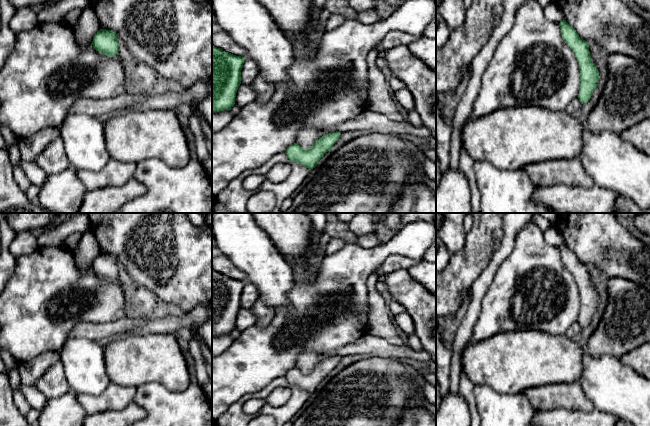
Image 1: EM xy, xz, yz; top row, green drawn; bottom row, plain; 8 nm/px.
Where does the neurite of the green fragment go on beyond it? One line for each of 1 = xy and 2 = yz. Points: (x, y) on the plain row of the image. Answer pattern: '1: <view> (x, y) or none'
1: none
2: none

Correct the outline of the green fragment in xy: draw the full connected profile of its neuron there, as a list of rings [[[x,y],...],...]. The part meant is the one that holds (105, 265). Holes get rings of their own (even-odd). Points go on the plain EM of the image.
[[[100,253],[94,260],[92,269],[100,278],[110,281],[119,275],[118,260],[113,254]]]

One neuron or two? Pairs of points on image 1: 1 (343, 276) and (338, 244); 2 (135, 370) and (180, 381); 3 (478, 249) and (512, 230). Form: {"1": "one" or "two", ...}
{"1": "two", "2": "one", "3": "two"}

